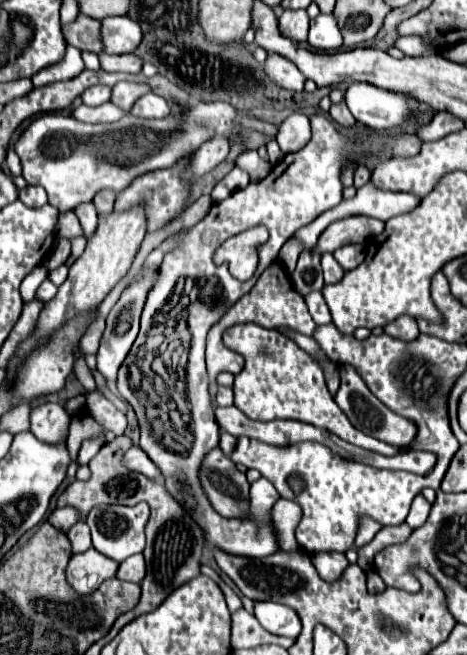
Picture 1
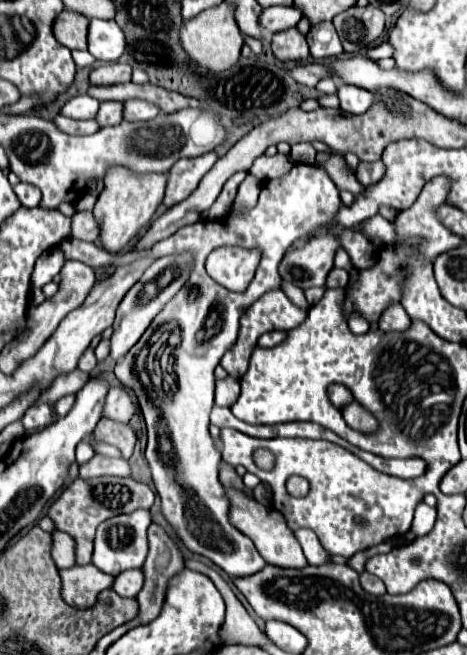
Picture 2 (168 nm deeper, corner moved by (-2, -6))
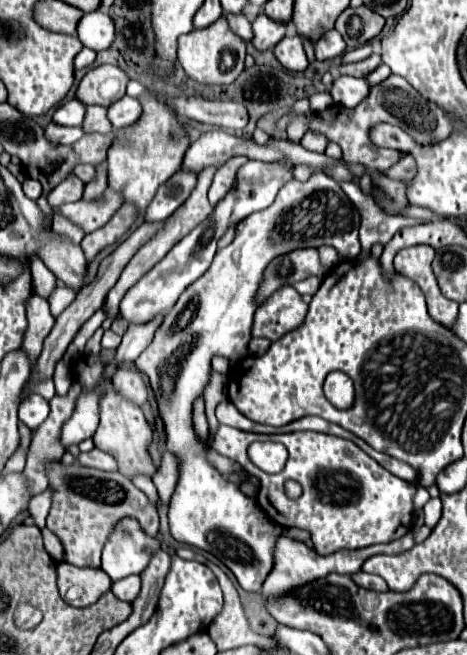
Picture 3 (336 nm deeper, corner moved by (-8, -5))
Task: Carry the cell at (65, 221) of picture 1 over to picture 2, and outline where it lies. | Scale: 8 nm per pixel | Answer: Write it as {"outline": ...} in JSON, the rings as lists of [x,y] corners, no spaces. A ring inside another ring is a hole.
{"outline":[[[77,211],[73,215],[73,237],[83,241],[95,241],[99,237],[99,225],[91,211]]]}

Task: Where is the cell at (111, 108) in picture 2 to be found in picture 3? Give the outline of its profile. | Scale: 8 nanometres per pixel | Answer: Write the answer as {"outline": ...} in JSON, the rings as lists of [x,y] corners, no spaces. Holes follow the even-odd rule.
{"outline":[[[87,106],[87,114],[85,114],[85,122],[83,122],[83,130],[89,132],[99,132],[99,134],[107,134],[113,130],[109,118],[107,118],[107,108],[105,106]]]}

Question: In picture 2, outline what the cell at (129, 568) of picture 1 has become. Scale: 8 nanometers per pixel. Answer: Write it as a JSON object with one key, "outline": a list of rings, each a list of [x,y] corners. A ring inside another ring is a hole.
{"outline":[[[129,569],[115,577],[113,591],[121,597],[135,597],[143,587],[143,575],[141,569]]]}

